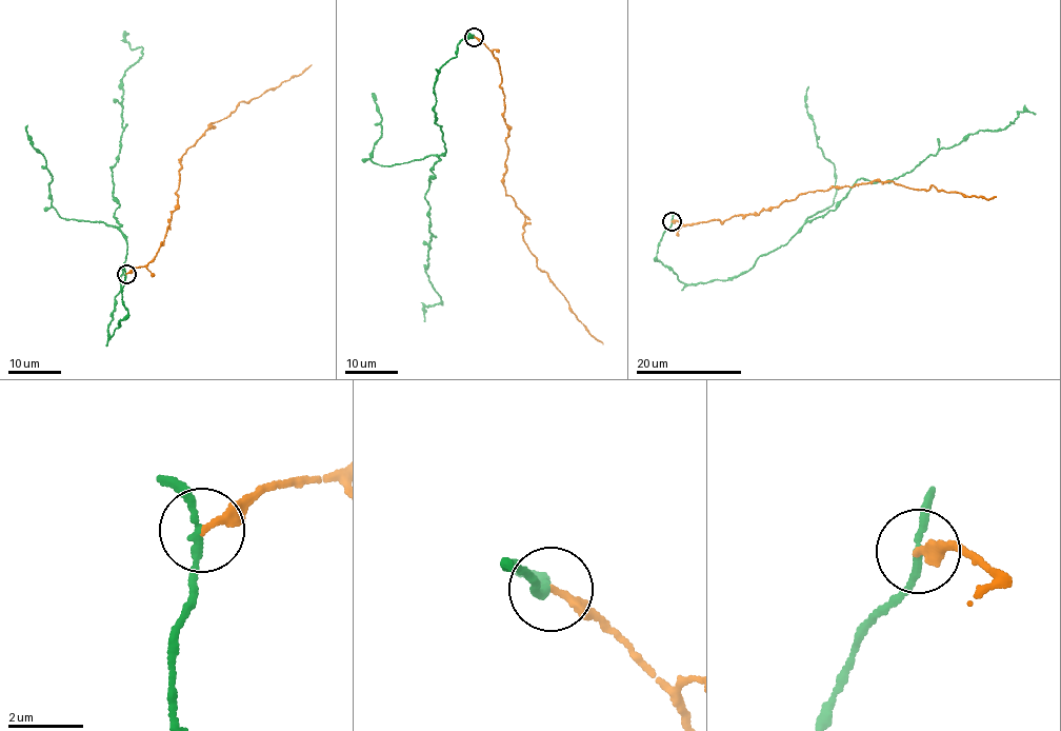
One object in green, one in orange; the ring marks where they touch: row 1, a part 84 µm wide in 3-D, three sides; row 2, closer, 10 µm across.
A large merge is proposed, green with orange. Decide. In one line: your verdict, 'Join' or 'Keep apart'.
Keep apart

